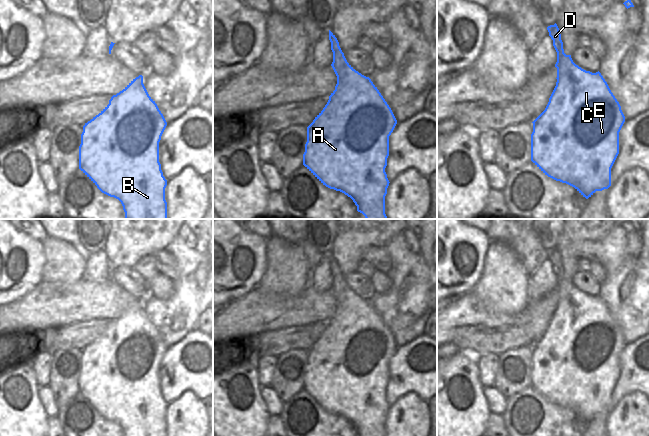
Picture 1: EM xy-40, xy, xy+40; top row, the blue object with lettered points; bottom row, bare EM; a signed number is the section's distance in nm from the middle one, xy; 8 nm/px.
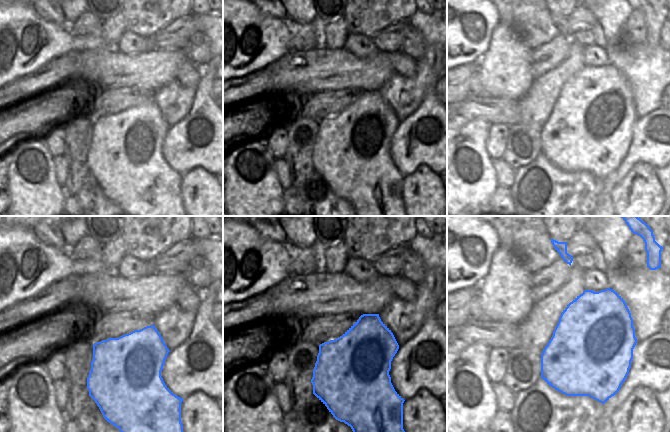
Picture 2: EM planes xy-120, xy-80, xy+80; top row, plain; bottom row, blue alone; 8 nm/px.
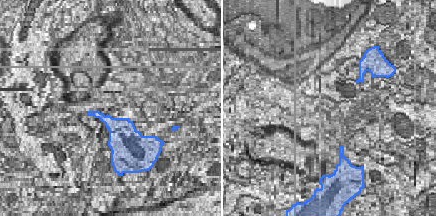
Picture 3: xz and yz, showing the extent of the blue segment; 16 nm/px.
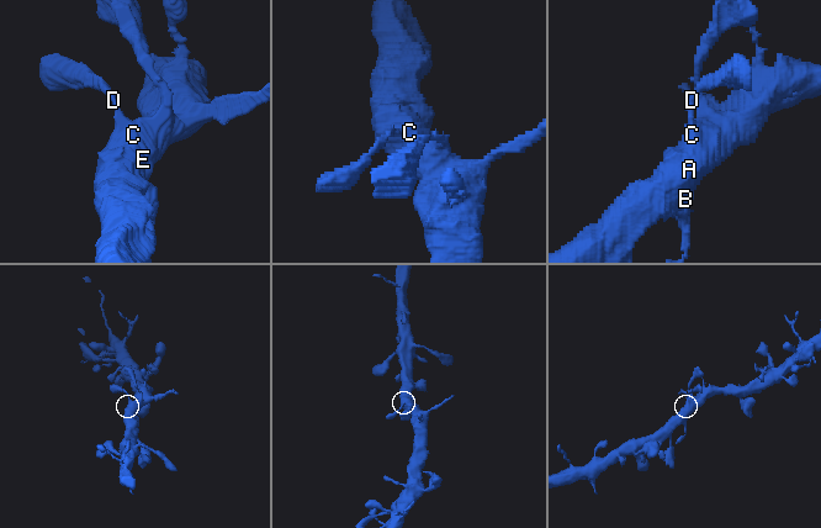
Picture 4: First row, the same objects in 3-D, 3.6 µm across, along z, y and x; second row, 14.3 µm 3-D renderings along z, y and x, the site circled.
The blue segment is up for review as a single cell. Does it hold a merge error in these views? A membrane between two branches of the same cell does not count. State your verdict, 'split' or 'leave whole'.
leave whole

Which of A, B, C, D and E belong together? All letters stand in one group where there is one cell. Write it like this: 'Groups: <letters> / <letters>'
Groups: A B C D E

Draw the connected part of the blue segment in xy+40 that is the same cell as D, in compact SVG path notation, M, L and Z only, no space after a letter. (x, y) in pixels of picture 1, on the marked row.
M557 24L547 27L557 52L557 82L545 110L532 122L531 161L548 177L574 187L588 199L596 191L611 186L611 168L619 154L619 132L625 122L621 106L598 71L592 73L576 65L566 55Z

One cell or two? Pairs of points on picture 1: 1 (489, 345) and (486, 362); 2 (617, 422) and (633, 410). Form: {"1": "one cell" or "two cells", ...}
{"1": "two cells", "2": "one cell"}

